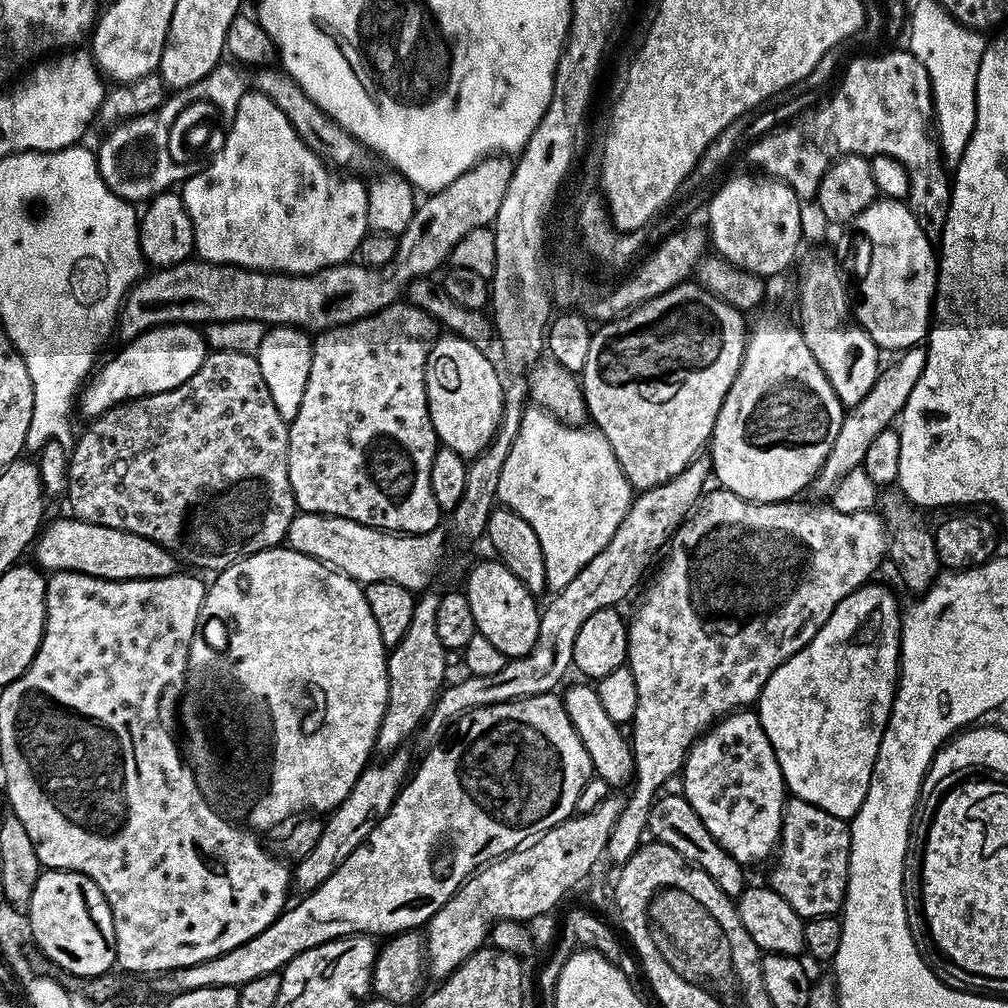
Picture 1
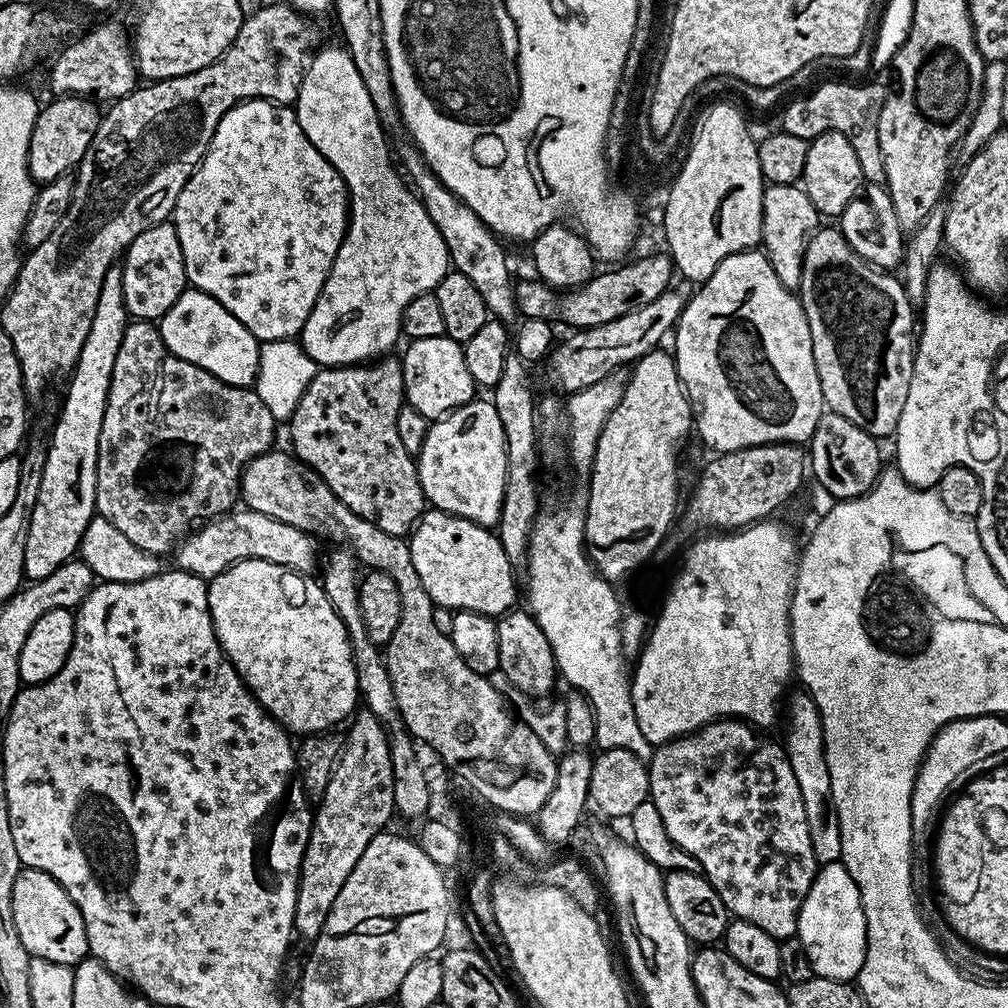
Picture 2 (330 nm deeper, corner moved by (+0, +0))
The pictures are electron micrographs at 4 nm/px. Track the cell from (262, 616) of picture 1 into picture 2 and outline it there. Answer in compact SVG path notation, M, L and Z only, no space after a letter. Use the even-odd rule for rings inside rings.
M239 560L232 567L212 577L208 585L208 605L212 611L212 625L224 655L236 667L236 672L239 673L241 679L247 684L248 689L251 690L260 705L267 710L277 724L283 726L292 734L295 734L295 732L300 732L299 734L315 734L335 729L337 727L335 724L342 723L344 719L345 723L357 711L358 701L361 699L356 663L352 657L352 642L348 638L346 626L330 602L330 598L324 593L323 583L319 579L312 579L316 578L309 578L303 572L286 570L274 562Z

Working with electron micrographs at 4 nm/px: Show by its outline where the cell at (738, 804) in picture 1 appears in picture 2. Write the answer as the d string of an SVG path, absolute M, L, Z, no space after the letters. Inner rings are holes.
M721 718L713 720L705 728L697 732L689 732L681 736L679 740L670 740L667 744L659 745L652 753L652 759L648 764L648 787L650 798L662 814L662 826L666 826L666 834L682 846L700 863L700 872L718 890L718 898L726 902L729 913L735 919L754 922L754 926L766 930L778 941L787 940L789 936L797 935L799 926L799 912L802 910L803 900L810 893L811 884L815 880L818 865L814 858L814 846L810 838L810 826L806 818L806 806L802 806L802 790L798 790L798 778L794 778L794 770L788 761L788 753L783 747L780 748L763 731L757 730L753 725L735 718Z

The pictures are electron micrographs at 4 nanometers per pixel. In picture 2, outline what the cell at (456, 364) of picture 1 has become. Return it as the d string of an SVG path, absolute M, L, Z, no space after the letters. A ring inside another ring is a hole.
M443 335L438 338L418 338L407 346L409 348L402 355L404 395L410 407L418 410L428 421L447 416L455 408L471 402L477 395L478 386L466 366L461 341Z

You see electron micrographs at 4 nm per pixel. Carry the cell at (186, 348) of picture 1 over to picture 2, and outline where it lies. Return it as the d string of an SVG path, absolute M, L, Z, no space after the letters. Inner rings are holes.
M189 287L180 295L178 302L170 306L168 313L160 317L158 327L164 339L164 345L178 358L214 374L227 384L233 384L239 388L252 388L255 385L261 341L257 340L254 334L250 334L250 330L246 330L246 326L242 326L242 322L238 322L238 318L234 318L234 314L230 314L230 310L222 307L210 294Z

